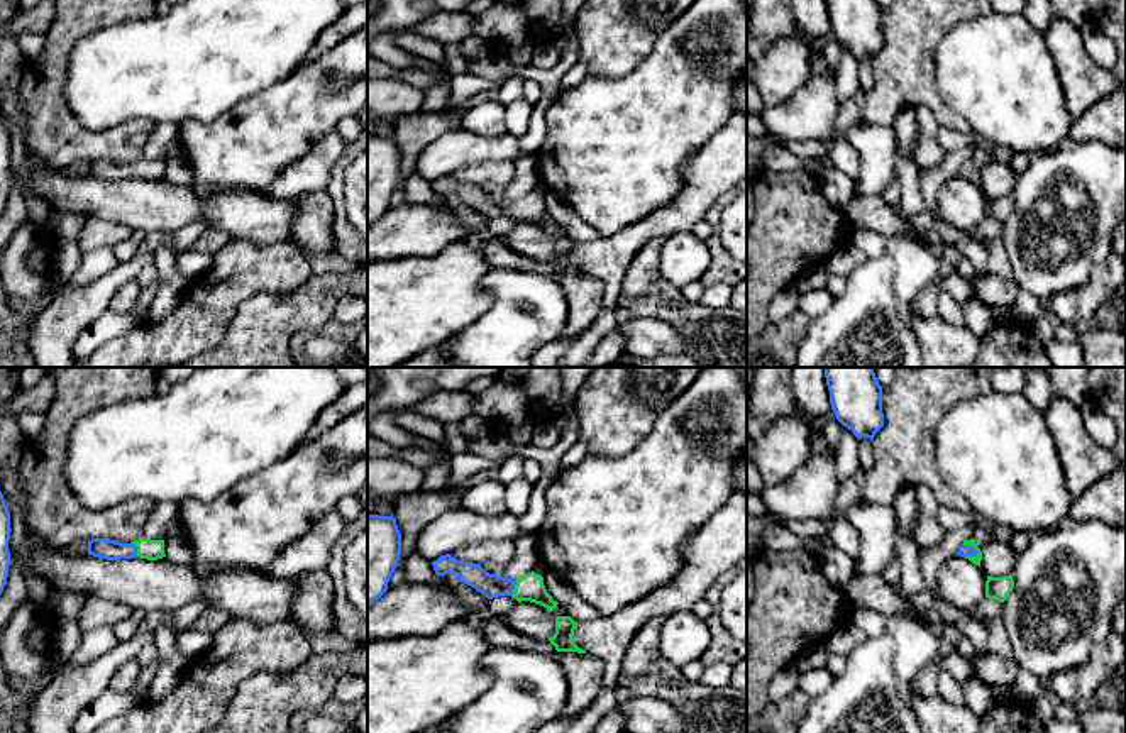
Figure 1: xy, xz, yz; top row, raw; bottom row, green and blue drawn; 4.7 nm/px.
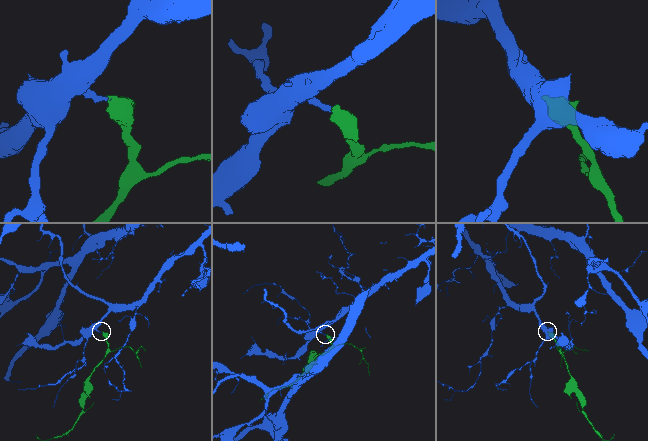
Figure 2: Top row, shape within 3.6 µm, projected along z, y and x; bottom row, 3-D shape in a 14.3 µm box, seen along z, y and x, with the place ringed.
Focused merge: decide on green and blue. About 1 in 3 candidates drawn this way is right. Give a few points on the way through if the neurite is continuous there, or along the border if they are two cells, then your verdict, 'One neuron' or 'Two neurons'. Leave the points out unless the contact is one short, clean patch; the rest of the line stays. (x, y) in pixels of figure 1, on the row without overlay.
Path across: yz (971, 163), (972, 166), (964, 171). One neuron

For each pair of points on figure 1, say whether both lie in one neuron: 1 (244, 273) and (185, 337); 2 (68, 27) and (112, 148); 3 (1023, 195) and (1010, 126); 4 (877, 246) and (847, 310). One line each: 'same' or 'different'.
1: same
2: same
3: different
4: different

